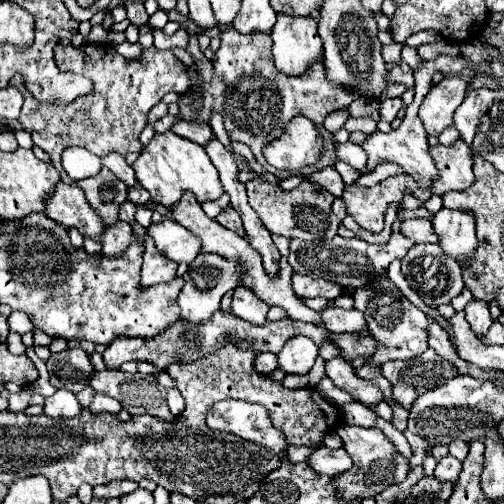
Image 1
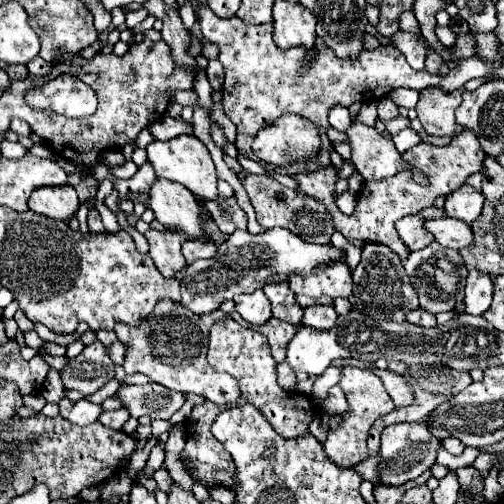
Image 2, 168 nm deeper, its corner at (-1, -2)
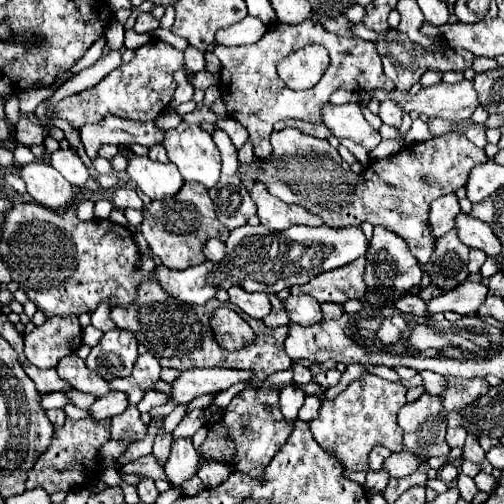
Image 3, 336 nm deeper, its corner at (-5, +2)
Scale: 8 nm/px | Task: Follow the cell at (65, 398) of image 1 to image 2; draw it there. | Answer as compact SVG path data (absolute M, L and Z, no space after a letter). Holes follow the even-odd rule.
M63 398L59 402L59 408L61 408L61 416L77 426L87 426L87 424L93 424L101 412L103 412L103 406L101 404L93 404L85 398L81 400L69 400L69 398Z

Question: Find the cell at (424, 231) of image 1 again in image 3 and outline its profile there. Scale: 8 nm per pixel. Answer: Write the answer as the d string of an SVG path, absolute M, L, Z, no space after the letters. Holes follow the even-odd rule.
M459 212L455 216L455 230L457 230L459 240L463 244L467 244L469 248L479 248L479 250L487 252L487 256L497 256L499 240L485 222Z

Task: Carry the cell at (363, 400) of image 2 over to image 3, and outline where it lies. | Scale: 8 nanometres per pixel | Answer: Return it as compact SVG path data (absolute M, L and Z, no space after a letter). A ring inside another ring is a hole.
M363 374L359 380L351 382L333 402L321 404L321 412L309 422L313 436L321 448L333 452L333 456L351 472L369 470L369 452L375 444L387 446L391 452L399 452L401 428L397 428L397 412L405 406L407 388L401 382L389 382L373 374Z

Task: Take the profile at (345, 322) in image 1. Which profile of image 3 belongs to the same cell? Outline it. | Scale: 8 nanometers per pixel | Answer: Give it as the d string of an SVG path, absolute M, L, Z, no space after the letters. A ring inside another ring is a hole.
M305 294L289 296L285 300L285 310L289 312L289 318L301 326L309 326L309 324L323 320L321 304L317 300L313 300L311 296L305 296Z

